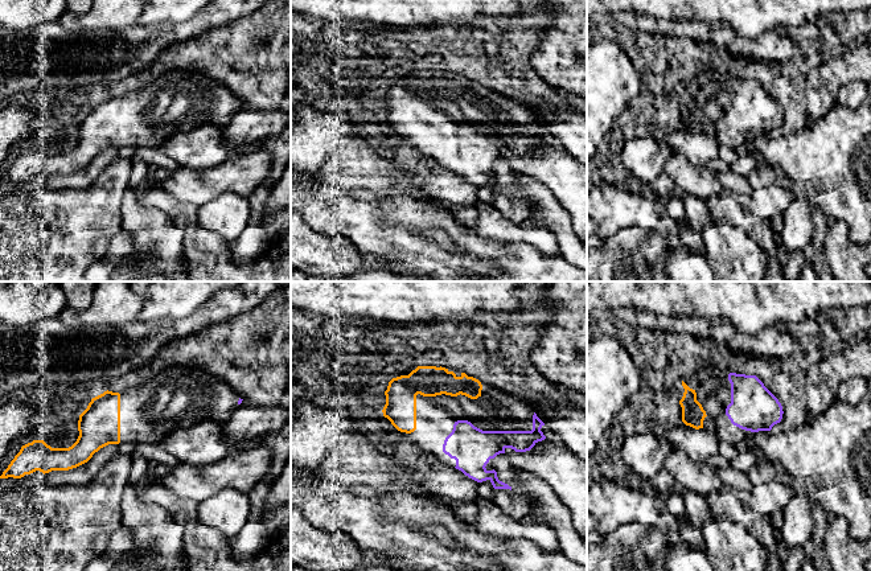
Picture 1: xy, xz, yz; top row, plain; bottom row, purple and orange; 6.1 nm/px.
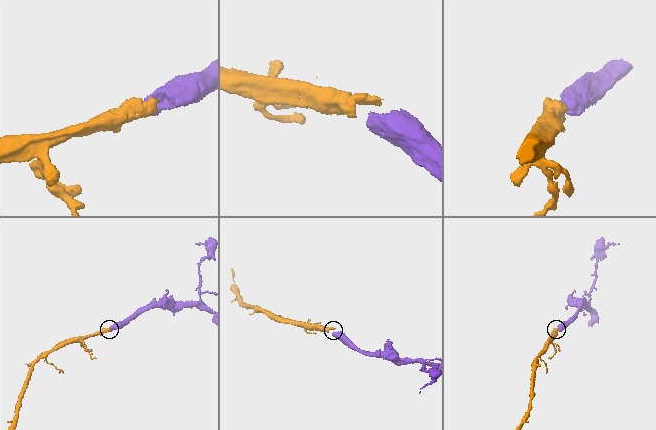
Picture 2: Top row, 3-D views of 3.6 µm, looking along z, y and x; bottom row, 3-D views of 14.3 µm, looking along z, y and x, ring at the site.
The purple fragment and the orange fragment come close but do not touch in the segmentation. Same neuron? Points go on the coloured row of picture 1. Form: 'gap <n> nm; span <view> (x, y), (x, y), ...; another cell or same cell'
gap 120 nm; span yz (726, 414), (706, 415); same cell

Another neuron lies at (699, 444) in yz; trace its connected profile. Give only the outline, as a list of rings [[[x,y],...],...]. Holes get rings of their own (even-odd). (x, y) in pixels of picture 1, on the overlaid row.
[[[682,424],[665,434],[671,449],[685,452],[697,463],[706,461],[710,456],[719,453],[719,439],[716,431],[704,428],[695,430]]]

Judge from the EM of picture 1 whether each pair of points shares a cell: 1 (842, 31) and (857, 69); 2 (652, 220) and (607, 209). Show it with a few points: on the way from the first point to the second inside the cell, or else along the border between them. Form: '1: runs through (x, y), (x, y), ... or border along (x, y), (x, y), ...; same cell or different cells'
1: runs through (851, 40), (857, 45), (857, 60); same cell
2: runs through (641, 209), (617, 209); same cell

